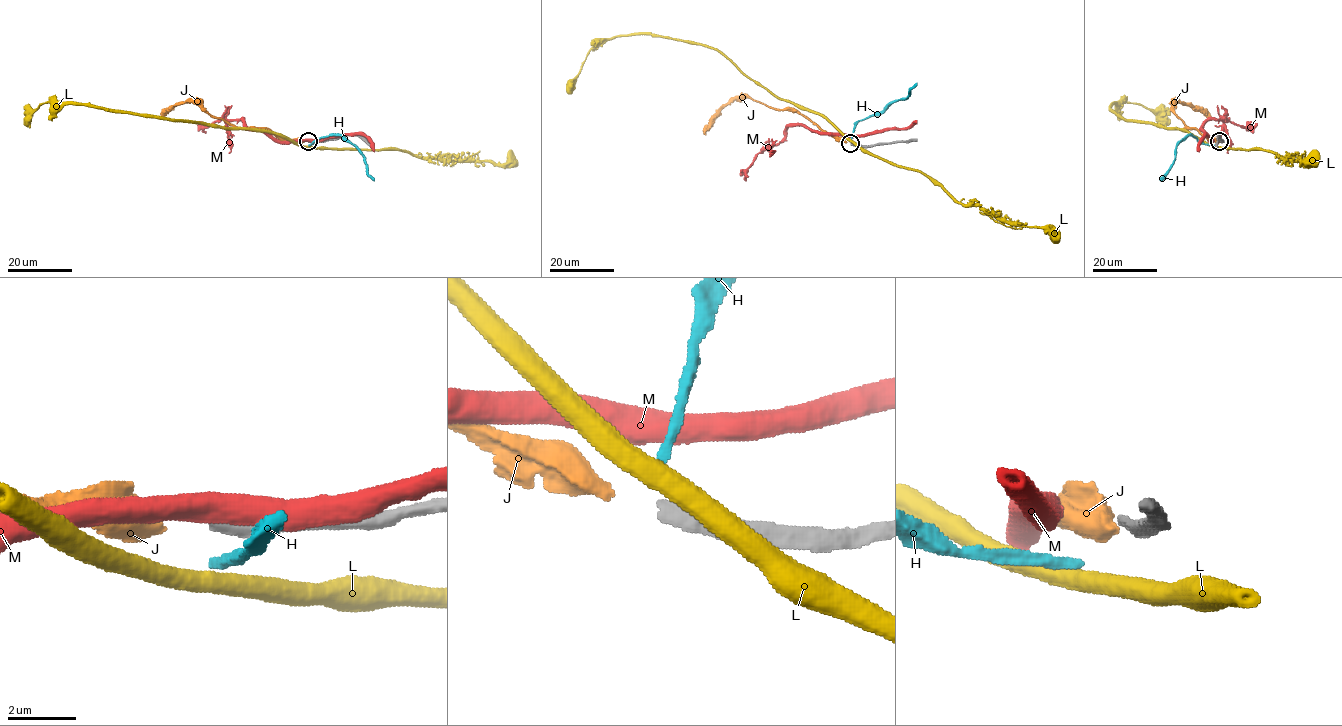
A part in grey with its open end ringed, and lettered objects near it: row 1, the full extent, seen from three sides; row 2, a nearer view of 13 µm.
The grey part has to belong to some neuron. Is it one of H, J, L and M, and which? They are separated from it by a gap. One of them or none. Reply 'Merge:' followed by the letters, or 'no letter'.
Merge: J

